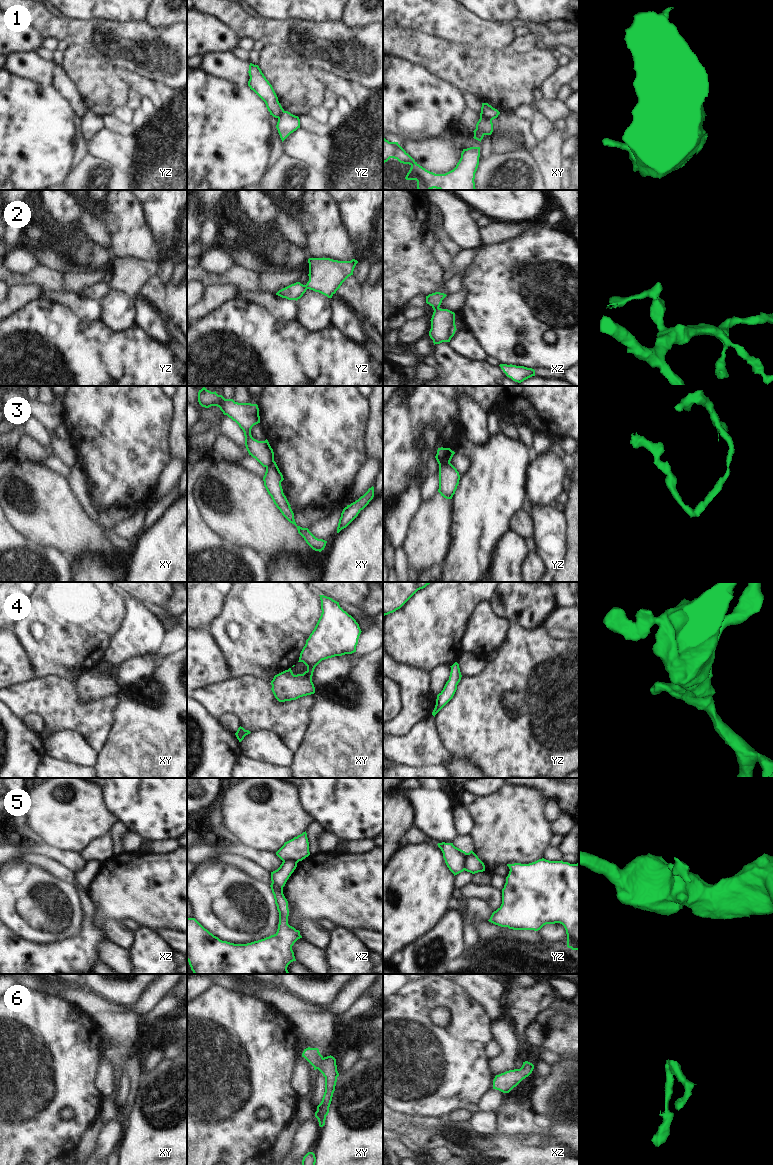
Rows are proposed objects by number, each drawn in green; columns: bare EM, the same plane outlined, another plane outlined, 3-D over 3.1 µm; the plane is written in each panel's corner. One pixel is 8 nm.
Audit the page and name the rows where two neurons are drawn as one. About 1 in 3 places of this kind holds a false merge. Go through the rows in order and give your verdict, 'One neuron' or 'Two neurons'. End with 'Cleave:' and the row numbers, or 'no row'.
1: Two neurons
2: Two neurons
3: Two neurons
4: One neuron
5: Two neurons
6: One neuron
Cleave: 1, 2, 3, 5

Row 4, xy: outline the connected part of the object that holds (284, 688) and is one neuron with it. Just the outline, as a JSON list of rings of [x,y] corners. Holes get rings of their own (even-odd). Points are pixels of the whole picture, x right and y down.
[[[324,595],[319,596],[322,613],[298,661],[303,662],[307,670],[294,675],[289,668],[274,676],[271,690],[279,702],[314,694],[312,676],[315,667],[322,660],[356,652],[362,632],[359,624],[340,607],[339,602]]]

